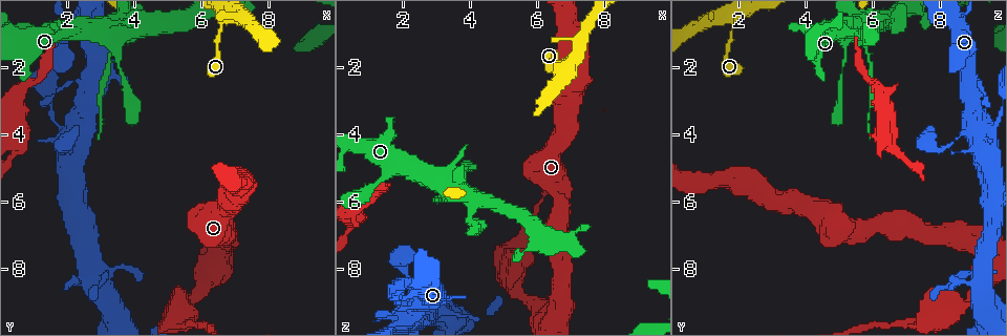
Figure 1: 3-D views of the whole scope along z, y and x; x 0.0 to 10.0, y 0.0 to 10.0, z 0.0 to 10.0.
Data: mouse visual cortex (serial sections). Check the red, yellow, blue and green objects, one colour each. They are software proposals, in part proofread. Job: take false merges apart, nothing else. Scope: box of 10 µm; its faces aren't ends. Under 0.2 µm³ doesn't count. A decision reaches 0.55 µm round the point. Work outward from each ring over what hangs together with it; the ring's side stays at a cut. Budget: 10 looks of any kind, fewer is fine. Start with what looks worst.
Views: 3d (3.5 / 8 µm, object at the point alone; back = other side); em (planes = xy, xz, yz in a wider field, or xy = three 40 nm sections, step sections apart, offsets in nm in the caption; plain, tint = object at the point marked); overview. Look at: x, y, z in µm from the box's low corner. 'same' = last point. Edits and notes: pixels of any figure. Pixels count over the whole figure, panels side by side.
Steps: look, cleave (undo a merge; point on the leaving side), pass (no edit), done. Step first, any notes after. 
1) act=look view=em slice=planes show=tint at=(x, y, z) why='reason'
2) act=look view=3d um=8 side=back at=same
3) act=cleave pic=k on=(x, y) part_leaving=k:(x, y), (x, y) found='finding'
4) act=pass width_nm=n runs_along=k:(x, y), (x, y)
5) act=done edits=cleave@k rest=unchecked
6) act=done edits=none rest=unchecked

act=look view=3d um=3.5 at=(5.20, 9.20, 8.25) why='sudden change in width'

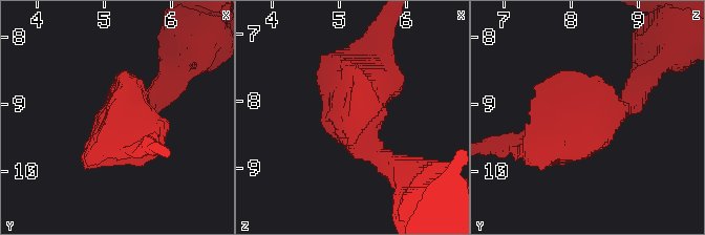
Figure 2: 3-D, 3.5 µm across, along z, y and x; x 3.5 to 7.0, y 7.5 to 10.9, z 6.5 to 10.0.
act=look view=em slice=xy step=5 show=tint at=same

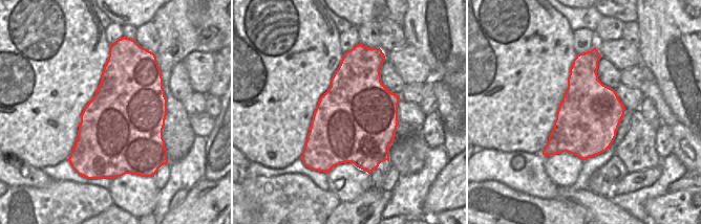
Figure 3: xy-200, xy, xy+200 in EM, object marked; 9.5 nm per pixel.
act=pass runs_along=2:(622, 110), (510, 139) found='all the same cell'

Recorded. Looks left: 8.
act=look view=3d um=3.5 at=(6.55, 0.80, 1.85) why='sharp bend'

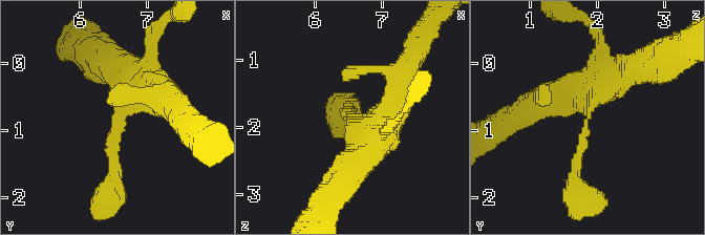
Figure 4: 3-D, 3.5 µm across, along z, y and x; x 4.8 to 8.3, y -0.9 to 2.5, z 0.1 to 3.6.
act=look view=em slice=xy step=5 show=tint at=(6.55, 0.75, 1.85) why='shape alone is not enough'

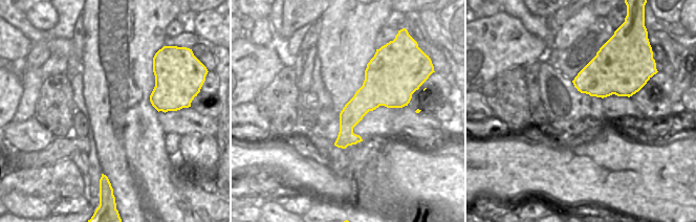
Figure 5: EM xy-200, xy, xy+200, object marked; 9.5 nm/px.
act=pass runs_along=4:(114, 185), (118, 113), (163, 90) found='all the same cell'

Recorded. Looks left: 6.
act=look view=3d um=3.5 at=(2.25, 4.00, 9.20) why='thick turns thin'

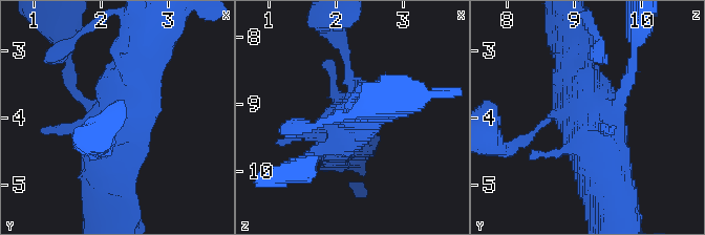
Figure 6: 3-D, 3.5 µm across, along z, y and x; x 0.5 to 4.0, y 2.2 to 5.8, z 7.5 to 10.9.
act=look view=em slice=xy step=5 show=tint at=same why='shape alone is not enough'

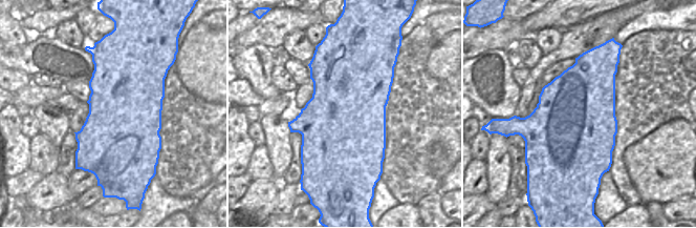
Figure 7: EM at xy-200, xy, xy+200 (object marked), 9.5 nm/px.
act=pass runs_along=6:(148, 37), (103, 159) found='one cell here'

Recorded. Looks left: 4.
act=look view=3d um=3.5 at=(3.45, 0.70, 5.55) why='branch point'

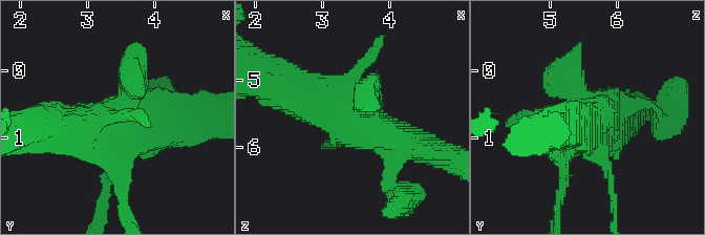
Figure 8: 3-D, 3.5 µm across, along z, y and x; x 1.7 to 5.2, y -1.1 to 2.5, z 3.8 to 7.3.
act=pass runs_along=8:(271, 82), (396, 141) found='continuous, no second cell'

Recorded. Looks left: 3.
act=done edits=none rest=unchecked

